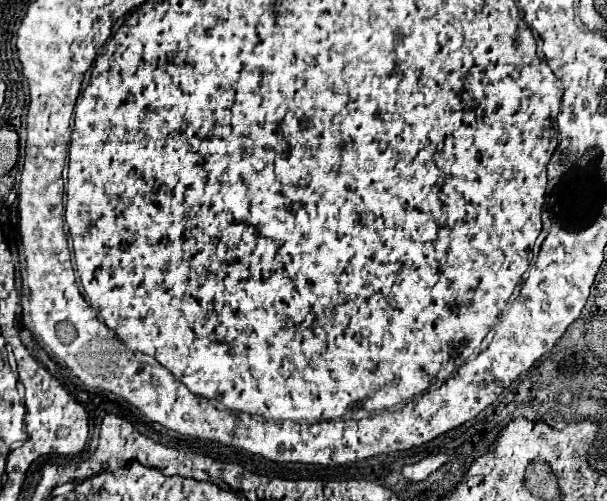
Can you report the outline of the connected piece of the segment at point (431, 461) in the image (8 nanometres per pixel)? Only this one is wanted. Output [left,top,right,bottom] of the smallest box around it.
[402,453,449,482]

